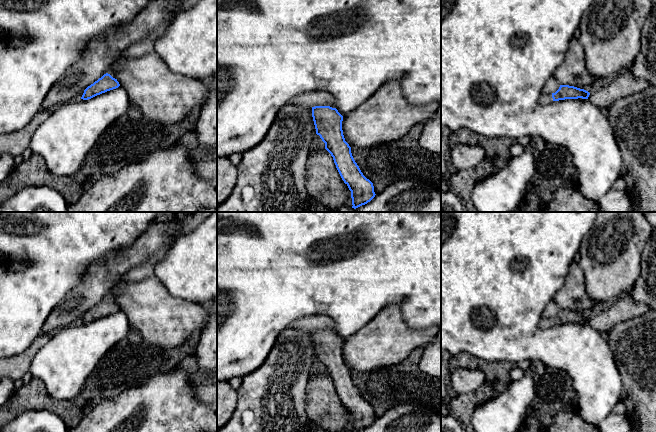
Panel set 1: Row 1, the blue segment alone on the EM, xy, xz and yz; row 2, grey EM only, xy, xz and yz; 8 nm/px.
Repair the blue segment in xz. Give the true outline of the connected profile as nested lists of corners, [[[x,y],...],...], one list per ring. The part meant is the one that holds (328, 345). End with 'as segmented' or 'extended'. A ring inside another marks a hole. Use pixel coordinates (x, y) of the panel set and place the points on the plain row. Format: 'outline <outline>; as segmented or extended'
outline [[[330,330],[312,331],[312,341],[316,358],[325,367],[325,373],[333,381],[336,392],[351,415],[352,432],[367,428],[375,421],[373,407],[361,396],[355,386],[351,371],[345,365],[342,345],[343,340]]]; as segmented

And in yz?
outline [[[560,309],[559,313],[552,318],[542,318],[539,323],[541,329],[552,327],[553,325],[565,323],[588,323],[590,317],[584,313],[580,313],[569,309]]]; extended

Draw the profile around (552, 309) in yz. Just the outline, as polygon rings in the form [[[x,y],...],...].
[[[554,300],[548,302],[546,308],[543,311],[542,318],[552,318],[555,317],[560,311],[559,306]]]

